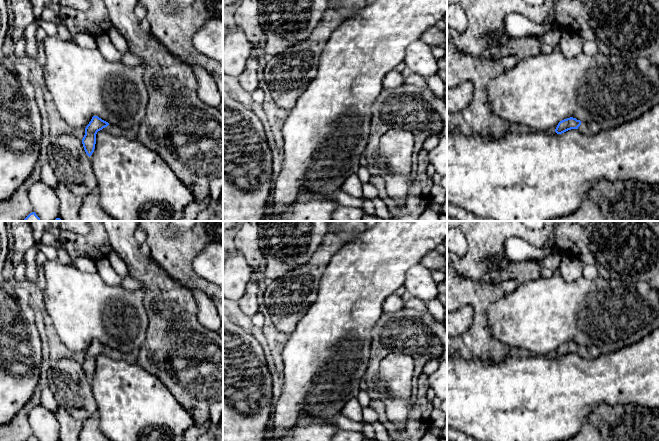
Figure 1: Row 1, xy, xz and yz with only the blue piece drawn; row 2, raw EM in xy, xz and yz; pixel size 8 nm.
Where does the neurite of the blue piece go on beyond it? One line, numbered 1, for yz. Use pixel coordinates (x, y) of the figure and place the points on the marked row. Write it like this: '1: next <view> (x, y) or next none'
1: next yz (586, 128)

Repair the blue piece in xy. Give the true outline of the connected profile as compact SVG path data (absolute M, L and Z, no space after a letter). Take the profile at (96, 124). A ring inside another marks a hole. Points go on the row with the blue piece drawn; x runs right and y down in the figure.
M93 116L85 128L85 135L82 144L86 154L90 157L95 149L96 134L98 131L106 129L114 136L125 136L130 139L136 139L136 129L124 129L116 125L109 124L98 116Z

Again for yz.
M570 117L560 121L555 129L555 132L557 134L562 134L571 129L578 129L583 134L593 134L594 132L601 131L603 128L598 123L595 122L588 123L584 121L581 122L576 118Z

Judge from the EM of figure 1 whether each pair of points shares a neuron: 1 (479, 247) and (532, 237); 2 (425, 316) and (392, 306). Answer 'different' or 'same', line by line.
1: same
2: different

